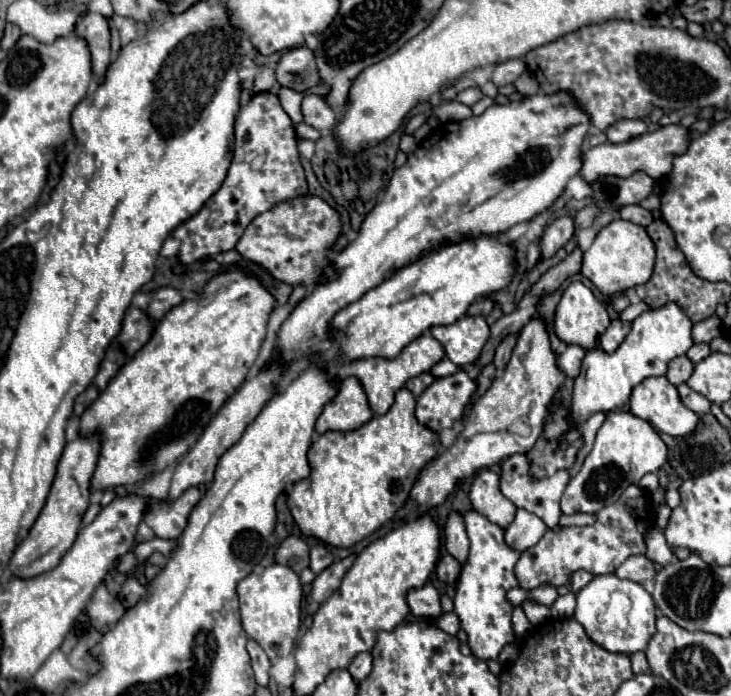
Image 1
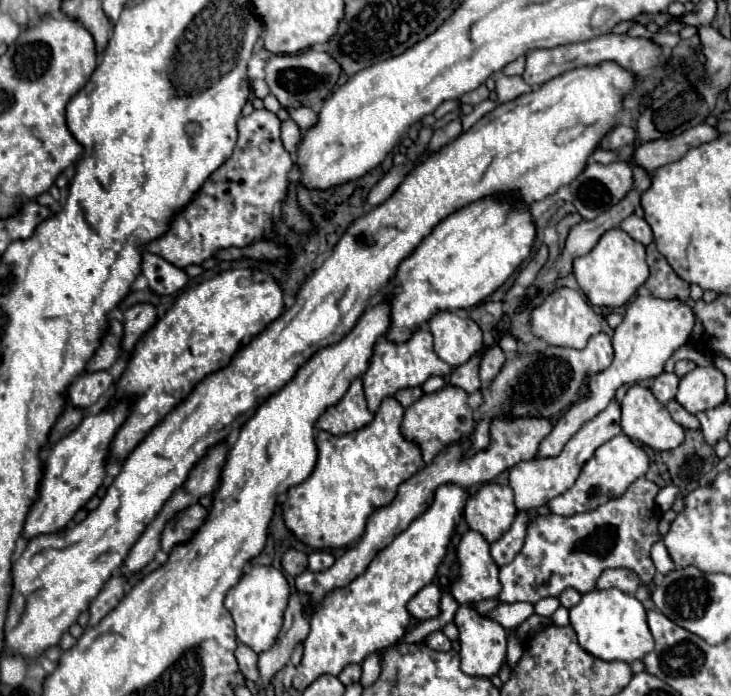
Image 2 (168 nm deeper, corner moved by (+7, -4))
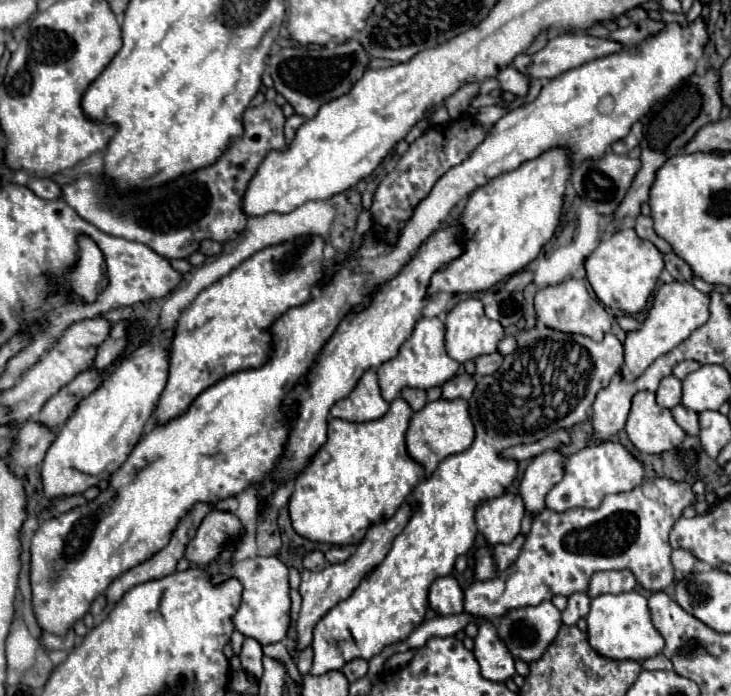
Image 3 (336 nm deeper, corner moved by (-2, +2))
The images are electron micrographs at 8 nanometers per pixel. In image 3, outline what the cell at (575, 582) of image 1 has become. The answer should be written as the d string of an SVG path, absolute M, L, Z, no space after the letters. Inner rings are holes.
M583 592L569 596L569 604L563 610L563 624L573 626L575 622L579 622L579 618L585 618L589 614L589 602L589 596Z

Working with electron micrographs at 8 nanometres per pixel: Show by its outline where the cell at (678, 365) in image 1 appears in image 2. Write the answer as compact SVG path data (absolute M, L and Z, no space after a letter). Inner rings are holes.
M662 372L660 376L654 378L652 392L654 392L654 396L656 396L662 404L666 404L668 400L672 400L672 398L676 396L678 382L680 382L680 378L678 378L674 372Z

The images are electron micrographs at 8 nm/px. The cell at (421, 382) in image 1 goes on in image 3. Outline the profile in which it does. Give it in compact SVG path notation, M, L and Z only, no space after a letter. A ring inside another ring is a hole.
M403 388L403 390L401 390L401 398L403 398L415 412L419 412L419 410L427 404L425 390L417 390L417 388Z

